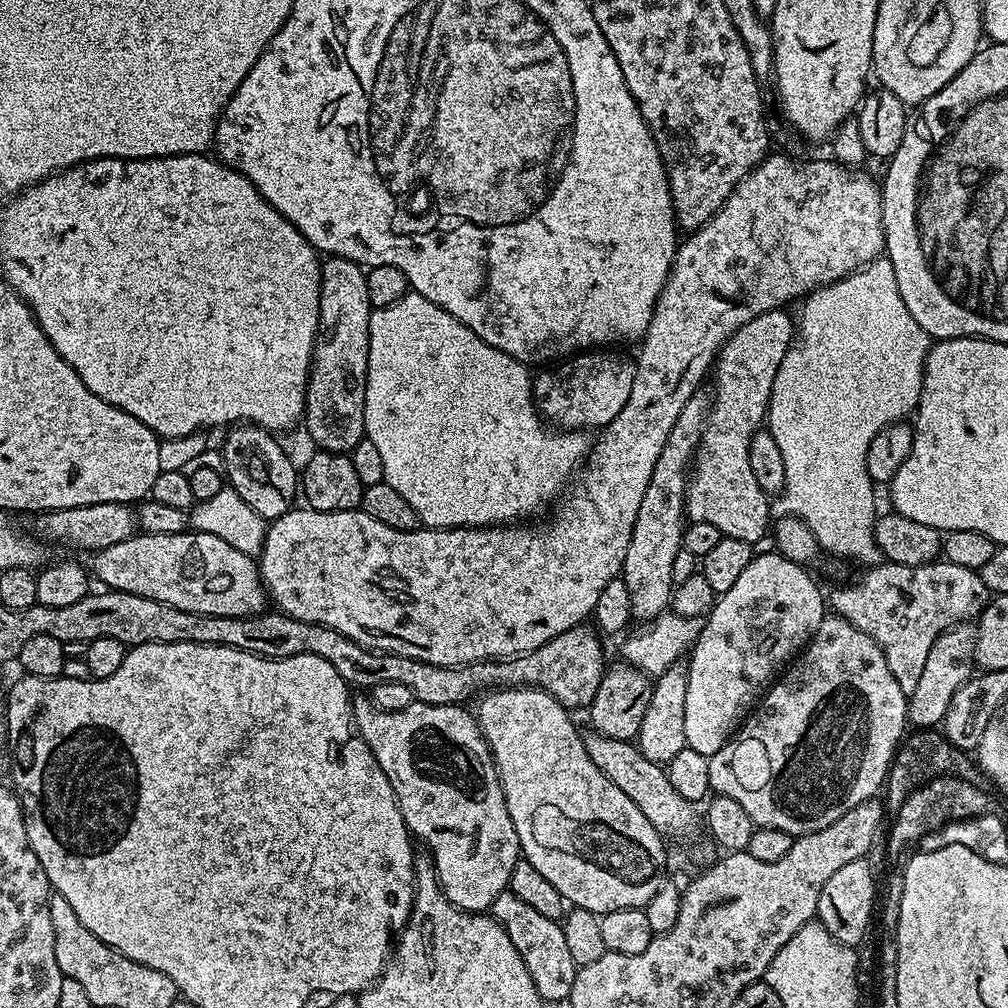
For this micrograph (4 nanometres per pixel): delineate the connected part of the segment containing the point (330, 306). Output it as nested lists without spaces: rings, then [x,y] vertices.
[[[328,256],[320,265],[320,309],[318,310],[318,330],[312,351],[312,368],[308,372],[308,393],[304,399],[303,427],[308,427],[308,436],[316,443],[317,449],[325,452],[350,454],[358,442],[365,440],[364,434],[364,399],[366,398],[366,374],[368,373],[368,355],[370,354],[370,314],[374,307],[374,296],[370,291],[370,276],[361,265],[355,264],[350,258]]]

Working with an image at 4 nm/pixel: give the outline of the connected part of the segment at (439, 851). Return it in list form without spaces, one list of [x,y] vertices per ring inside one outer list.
[[[360,694],[352,702],[352,719],[359,736],[370,746],[378,766],[390,779],[402,818],[409,833],[425,844],[427,855],[436,867],[440,889],[448,901],[464,912],[487,913],[494,898],[508,888],[510,874],[522,859],[518,834],[506,810],[505,794],[493,762],[492,752],[471,711],[459,704],[434,706],[419,702],[406,710],[383,712],[372,705],[367,695]]]

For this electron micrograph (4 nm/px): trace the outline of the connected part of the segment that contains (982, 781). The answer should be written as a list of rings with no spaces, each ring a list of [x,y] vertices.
[[[912,730],[900,741],[892,765],[888,768],[888,779],[882,789],[882,803],[889,813],[895,814],[907,796],[916,788],[930,783],[932,779],[953,776],[974,787],[987,789],[990,781],[979,763],[965,749],[954,746],[940,730]]]

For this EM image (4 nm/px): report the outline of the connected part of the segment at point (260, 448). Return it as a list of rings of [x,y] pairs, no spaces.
[[[239,423],[227,429],[228,437],[224,440],[222,455],[224,458],[224,467],[222,469],[227,483],[237,492],[254,510],[257,515],[265,522],[277,520],[282,514],[286,514],[289,508],[293,507],[295,498],[298,496],[298,468],[292,465],[290,457],[284,453],[284,448],[279,444],[277,437],[264,428],[259,428],[257,424]]]

